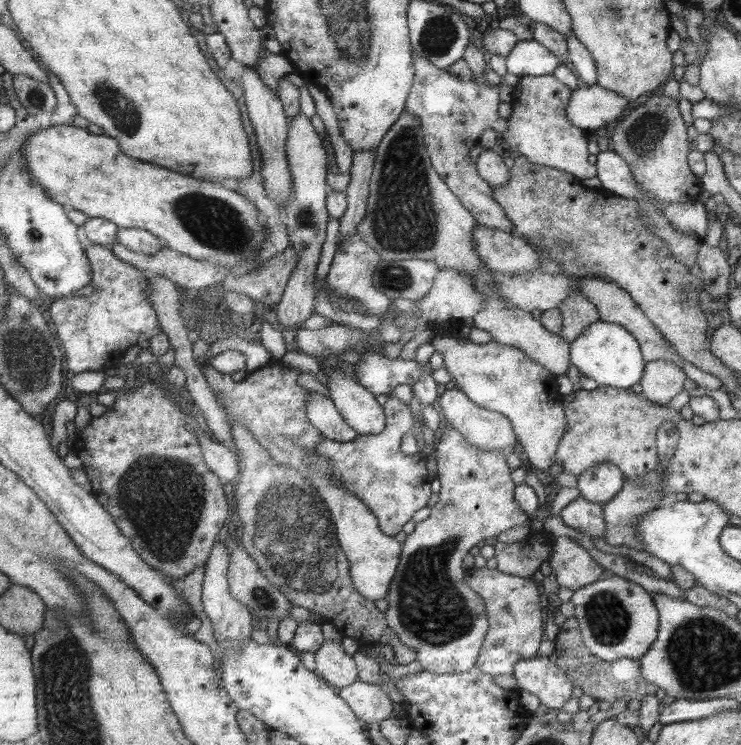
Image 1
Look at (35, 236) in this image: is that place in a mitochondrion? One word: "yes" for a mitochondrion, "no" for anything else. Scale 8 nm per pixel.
yes

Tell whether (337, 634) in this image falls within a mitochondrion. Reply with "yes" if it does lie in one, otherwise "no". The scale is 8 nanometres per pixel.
no

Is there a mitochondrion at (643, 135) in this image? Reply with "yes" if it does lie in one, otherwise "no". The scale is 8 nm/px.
yes

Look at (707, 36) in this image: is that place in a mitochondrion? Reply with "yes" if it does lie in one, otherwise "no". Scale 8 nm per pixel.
no

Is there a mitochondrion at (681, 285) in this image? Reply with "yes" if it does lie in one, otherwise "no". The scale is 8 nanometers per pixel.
yes

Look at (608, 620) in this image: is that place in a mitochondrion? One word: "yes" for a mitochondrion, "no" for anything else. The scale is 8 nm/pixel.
yes

